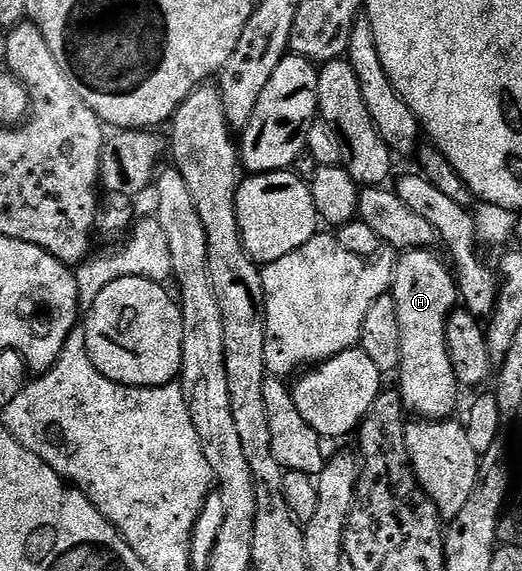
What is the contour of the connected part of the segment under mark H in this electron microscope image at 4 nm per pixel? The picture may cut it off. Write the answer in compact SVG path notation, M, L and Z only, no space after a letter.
M413 248L397 259L390 294L398 306L398 330L402 330L402 358L398 391L409 413L426 420L447 420L456 408L458 383L447 350L448 315L458 304L453 269L428 248Z

